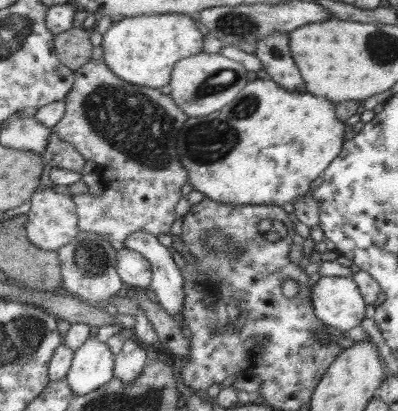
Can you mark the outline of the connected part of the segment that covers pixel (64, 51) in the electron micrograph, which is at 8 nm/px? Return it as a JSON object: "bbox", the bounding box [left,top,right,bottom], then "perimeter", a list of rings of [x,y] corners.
{"bbox":[53,27,92,71],"perimeter":[[[72,27],[58,33],[53,40],[54,52],[60,62],[75,71],[92,56],[91,30]]]}

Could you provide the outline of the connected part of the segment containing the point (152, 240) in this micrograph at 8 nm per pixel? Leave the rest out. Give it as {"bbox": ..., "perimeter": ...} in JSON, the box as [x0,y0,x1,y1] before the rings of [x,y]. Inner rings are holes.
{"bbox":[124,231,184,319],"perimeter":[[[145,231],[128,234],[124,247],[138,252],[150,263],[153,273],[149,288],[154,290],[163,310],[173,318],[180,319],[184,304],[183,273],[168,247],[162,245],[157,236]]]}

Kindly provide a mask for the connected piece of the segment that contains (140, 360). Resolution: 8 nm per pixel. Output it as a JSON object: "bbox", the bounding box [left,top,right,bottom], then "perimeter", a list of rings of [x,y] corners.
{"bbox":[113,333,148,382],"perimeter":[[[129,333],[124,334],[123,347],[115,356],[113,376],[121,382],[132,382],[142,374],[148,362],[148,352],[137,341],[129,339]]]}

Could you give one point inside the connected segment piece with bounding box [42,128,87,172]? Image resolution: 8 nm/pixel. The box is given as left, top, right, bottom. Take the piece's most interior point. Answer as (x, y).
(60, 154)

